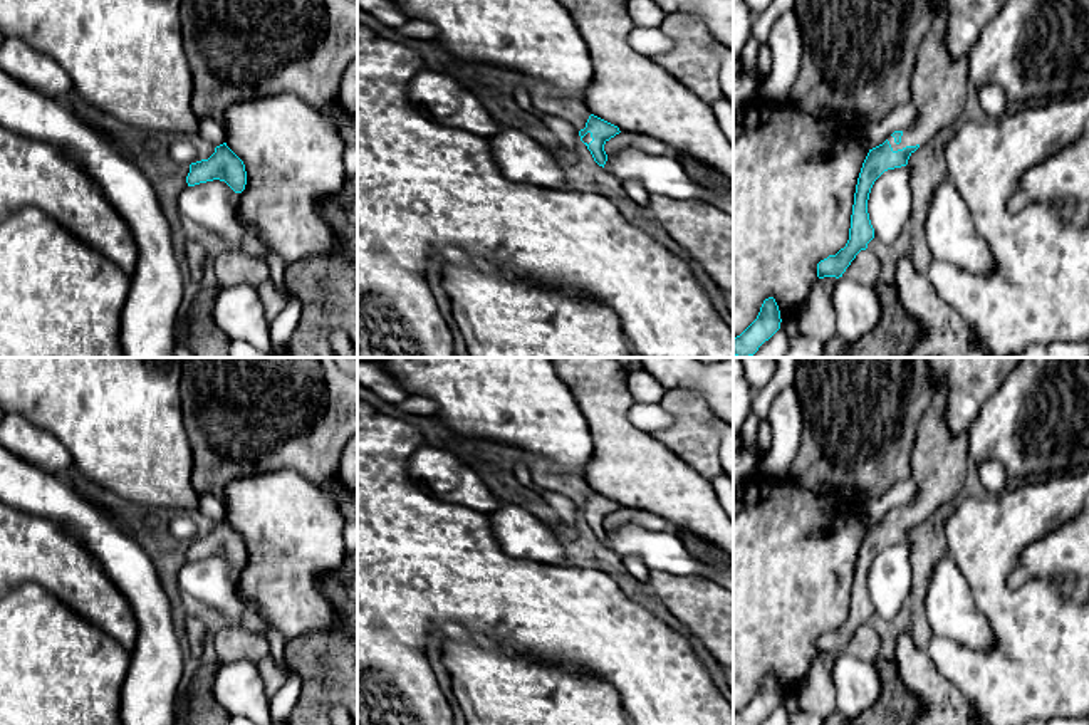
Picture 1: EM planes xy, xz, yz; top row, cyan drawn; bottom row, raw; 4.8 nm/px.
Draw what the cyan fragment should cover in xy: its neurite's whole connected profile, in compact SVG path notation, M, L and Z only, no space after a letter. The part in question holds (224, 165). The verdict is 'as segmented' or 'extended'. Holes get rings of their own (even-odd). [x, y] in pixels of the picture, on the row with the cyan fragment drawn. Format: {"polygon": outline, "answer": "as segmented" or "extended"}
{"polygon": "M227 146L215 148L208 159L190 164L186 176L188 186L220 180L225 181L235 193L242 193L247 185L247 171L243 161Z", "answer": "as segmented"}

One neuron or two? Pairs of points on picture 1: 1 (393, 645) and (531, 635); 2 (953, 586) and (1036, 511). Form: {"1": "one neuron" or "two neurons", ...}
{"1": "one neuron", "2": "two neurons"}

